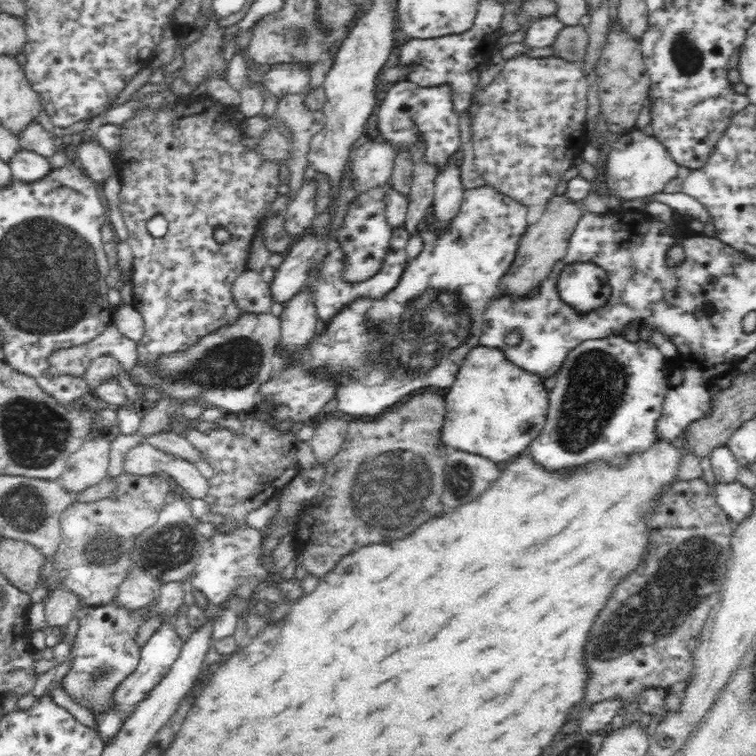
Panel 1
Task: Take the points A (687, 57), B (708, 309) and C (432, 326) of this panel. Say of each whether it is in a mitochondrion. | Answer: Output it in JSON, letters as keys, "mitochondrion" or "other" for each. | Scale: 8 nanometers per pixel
{"A":"mitochondrion","B":"other","C":"mitochondrion"}

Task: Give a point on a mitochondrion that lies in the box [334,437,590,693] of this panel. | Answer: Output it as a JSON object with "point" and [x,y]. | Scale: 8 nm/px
{"point":[462,477]}

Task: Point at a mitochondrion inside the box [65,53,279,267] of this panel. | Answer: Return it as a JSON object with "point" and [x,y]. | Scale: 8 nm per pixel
{"point":[176,136]}

